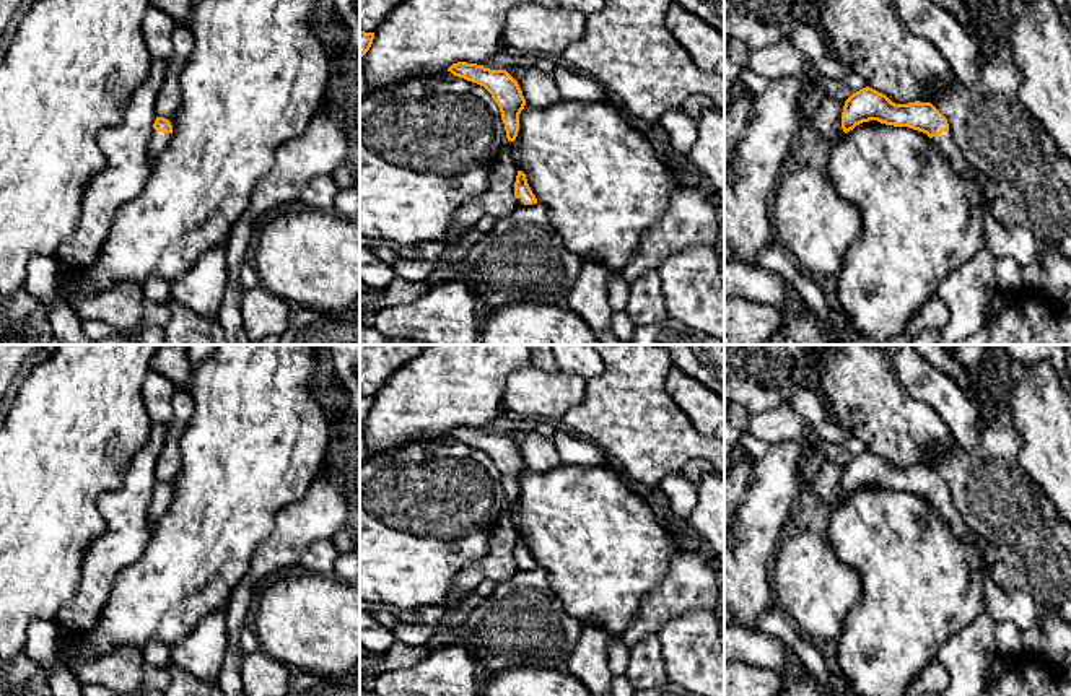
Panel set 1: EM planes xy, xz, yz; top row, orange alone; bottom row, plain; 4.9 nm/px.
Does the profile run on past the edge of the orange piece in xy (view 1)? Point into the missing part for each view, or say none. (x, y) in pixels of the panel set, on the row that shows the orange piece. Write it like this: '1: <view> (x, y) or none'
1: xy (158, 142)

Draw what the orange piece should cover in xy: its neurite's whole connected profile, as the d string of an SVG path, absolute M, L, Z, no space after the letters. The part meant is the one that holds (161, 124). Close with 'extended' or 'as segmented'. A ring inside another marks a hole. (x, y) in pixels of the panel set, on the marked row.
M156 117L151 130L151 138L148 141L148 159L151 161L151 164L168 146L171 133L173 133L171 122L164 117Z | extended

